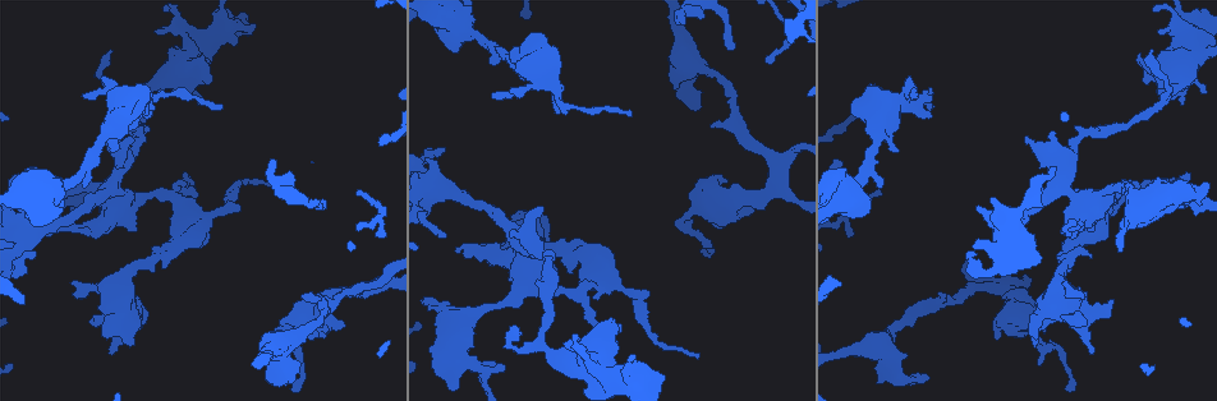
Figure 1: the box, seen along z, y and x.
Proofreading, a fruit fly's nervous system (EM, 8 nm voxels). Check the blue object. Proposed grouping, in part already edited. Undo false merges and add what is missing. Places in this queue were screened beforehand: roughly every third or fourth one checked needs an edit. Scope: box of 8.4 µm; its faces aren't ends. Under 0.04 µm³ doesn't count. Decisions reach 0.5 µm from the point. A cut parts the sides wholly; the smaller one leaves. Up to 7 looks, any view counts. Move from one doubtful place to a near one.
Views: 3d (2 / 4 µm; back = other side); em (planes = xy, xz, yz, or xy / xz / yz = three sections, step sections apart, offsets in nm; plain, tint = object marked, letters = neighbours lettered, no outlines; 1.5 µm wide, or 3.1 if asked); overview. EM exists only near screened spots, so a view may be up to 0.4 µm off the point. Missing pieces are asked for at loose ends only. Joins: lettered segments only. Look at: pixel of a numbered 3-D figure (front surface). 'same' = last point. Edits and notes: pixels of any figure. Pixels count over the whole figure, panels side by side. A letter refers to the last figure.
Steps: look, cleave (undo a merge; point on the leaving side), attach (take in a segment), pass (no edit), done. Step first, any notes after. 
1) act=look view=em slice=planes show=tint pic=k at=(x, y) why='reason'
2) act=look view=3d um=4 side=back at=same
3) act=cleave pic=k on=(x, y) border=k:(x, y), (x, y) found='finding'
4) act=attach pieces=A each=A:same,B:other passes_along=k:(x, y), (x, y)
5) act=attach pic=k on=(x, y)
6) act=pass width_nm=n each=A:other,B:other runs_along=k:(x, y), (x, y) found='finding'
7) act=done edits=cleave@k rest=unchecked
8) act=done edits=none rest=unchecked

act=look view=3d um=2 pic=1 at=(83, 187) why='branch stops here'

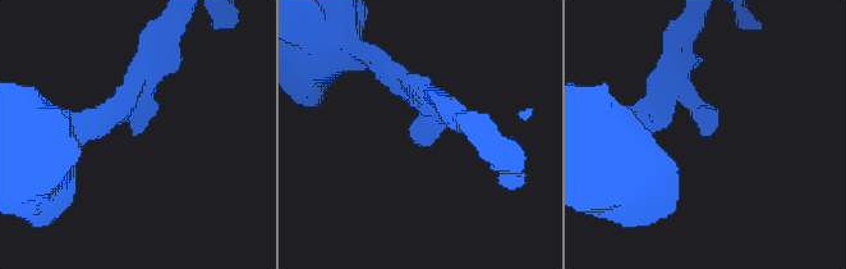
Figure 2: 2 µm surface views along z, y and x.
act=look view=em slice=xy step=8 show=letters pic=2 at=(135, 131) arm_widths_nm=170,220 why='need the tissue'

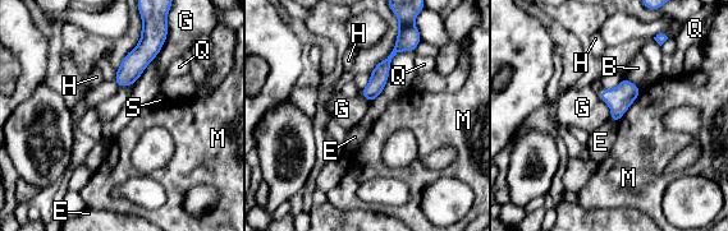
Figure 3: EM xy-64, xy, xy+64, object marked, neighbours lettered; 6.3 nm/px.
act=pass longest_contact=M:260nm each=B:other,E:other,G:other,H:other,M:other,Q:other,S:other border=3:(641, 89), (617, 123) found='no lettered segment goes on from it'

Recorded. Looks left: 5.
act=look view=em slice=yz step=4 show=letters pic=1 at=(1071, 234) why='free end'

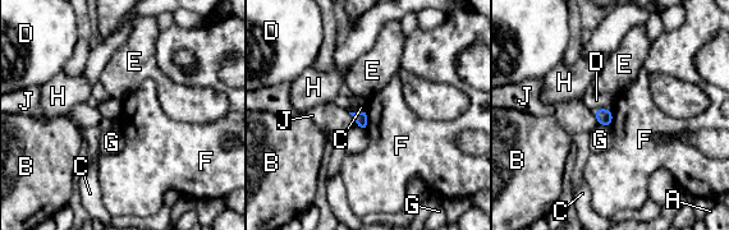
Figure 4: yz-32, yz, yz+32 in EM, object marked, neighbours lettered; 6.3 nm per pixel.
act=look view=em slice=planes show=letters at=same

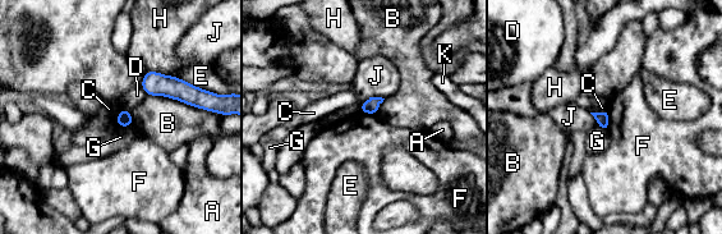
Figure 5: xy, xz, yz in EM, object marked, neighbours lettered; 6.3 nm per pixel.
act=pass each=A:other,B:other,C:other,D:other,E:other,F:other,G:other,H:other,J:other,K:other border=5:(360, 111), (376, 115) found='none of them fits'

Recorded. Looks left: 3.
act=look view=em slice=planes show=letters pic=1 at=(1092, 353) why='free end'

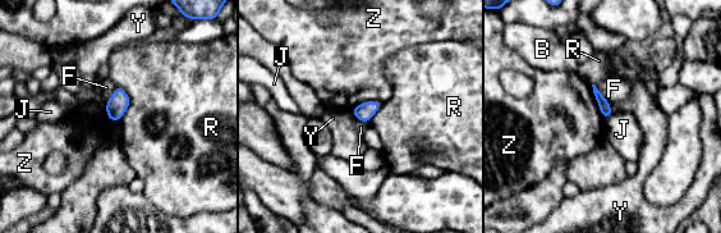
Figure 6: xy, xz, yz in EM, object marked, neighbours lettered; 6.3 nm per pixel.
act=pass each=B:other,F:other,J:other,R:other,Y:other,Z:other found='none of them fits'

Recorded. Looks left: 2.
act=done edits=none rest=unchecked

